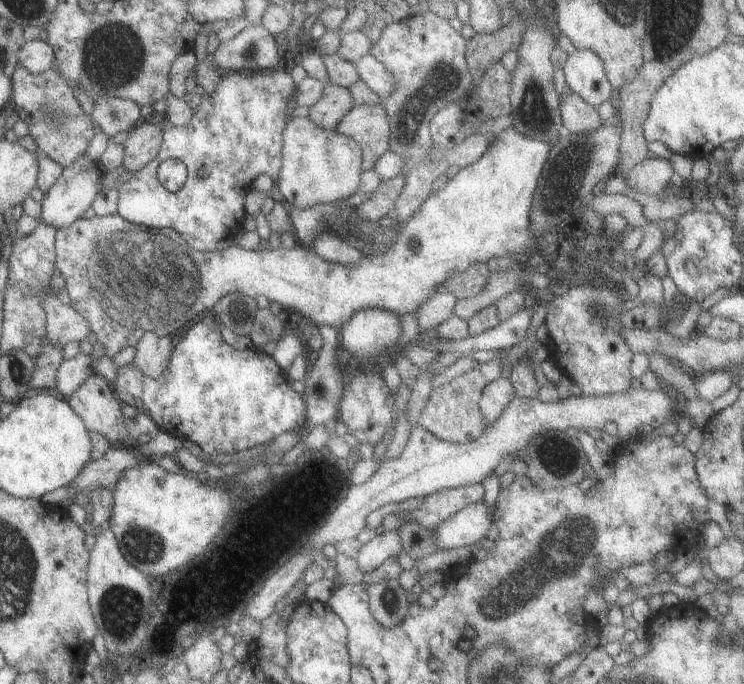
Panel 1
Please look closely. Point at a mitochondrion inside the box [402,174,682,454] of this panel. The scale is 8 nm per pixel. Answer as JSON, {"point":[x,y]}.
{"point":[593,309]}

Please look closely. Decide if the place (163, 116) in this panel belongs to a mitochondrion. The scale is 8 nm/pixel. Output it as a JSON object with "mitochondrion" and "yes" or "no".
{"mitochondrion":"no"}

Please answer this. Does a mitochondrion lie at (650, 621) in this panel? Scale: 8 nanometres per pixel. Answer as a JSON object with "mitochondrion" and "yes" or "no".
{"mitochondrion":"no"}

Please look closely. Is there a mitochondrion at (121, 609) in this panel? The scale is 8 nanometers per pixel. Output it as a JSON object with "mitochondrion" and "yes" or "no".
{"mitochondrion":"yes"}

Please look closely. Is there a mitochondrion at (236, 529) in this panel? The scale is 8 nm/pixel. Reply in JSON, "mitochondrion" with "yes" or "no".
{"mitochondrion":"no"}

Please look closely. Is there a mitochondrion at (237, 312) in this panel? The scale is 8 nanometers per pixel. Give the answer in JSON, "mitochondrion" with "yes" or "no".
{"mitochondrion":"yes"}

